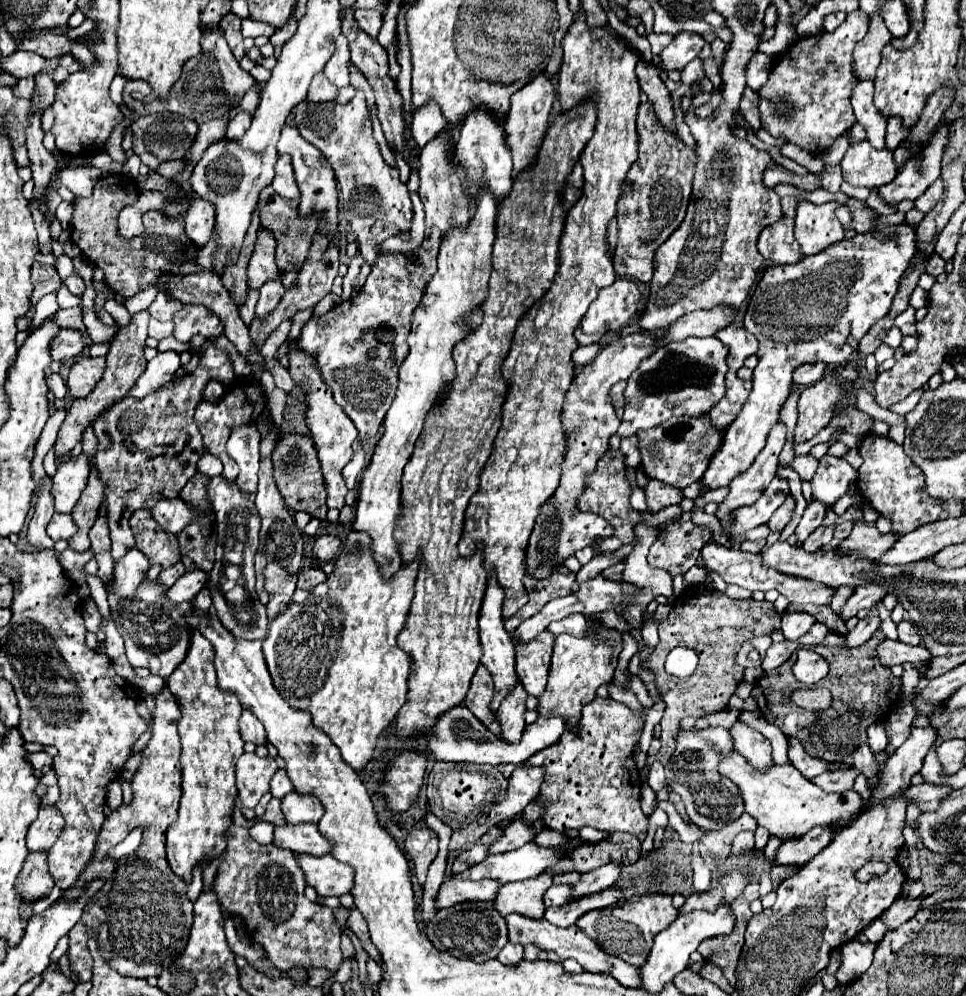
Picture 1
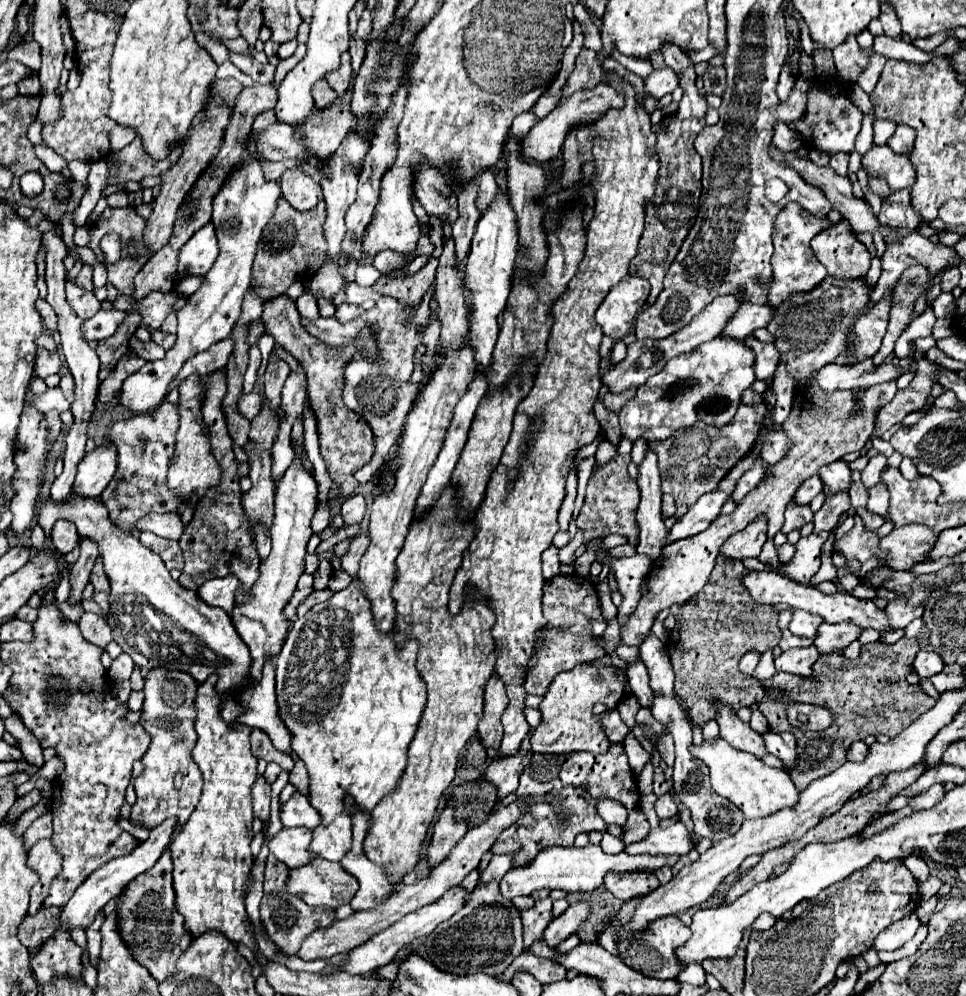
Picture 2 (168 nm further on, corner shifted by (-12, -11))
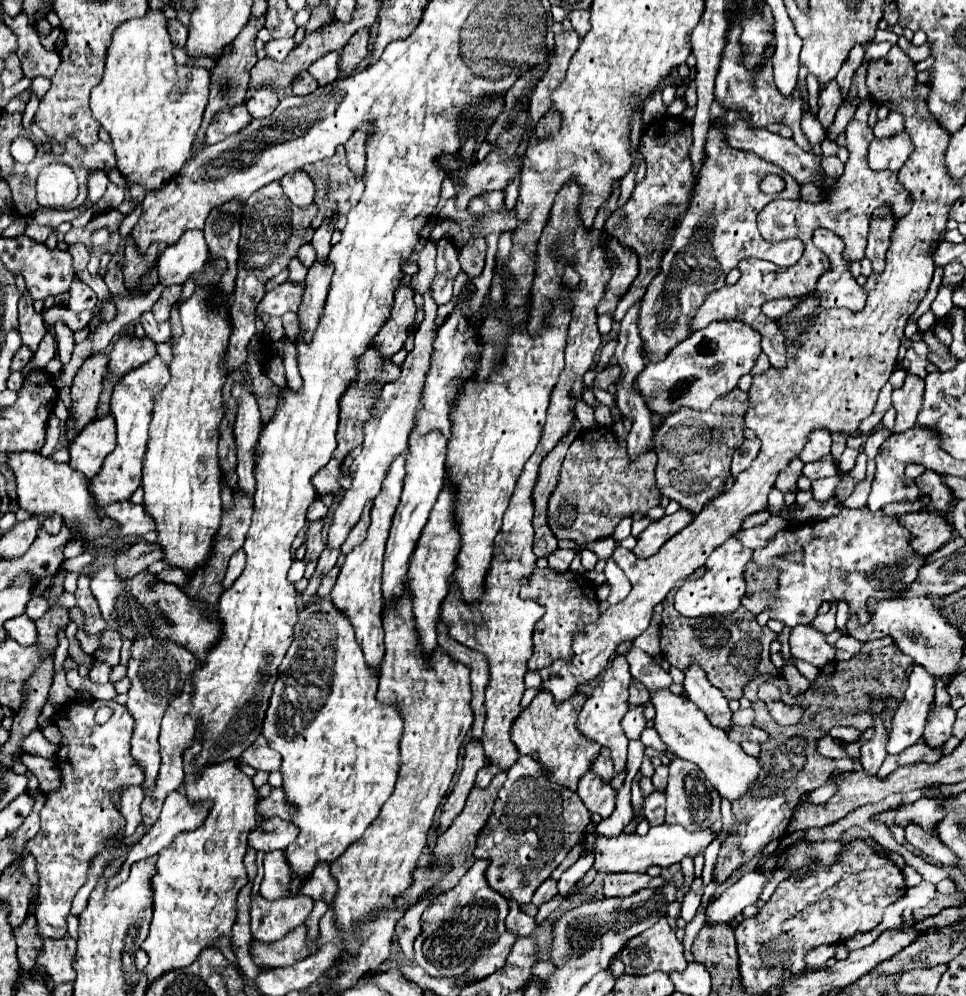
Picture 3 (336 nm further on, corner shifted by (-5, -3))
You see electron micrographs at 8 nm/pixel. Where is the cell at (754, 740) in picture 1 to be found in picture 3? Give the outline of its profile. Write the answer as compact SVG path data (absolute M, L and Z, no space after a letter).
M691 664L689 668L685 668L685 680L683 680L687 698L693 700L697 704L697 708L701 708L707 716L707 720L719 728L729 728L731 726L731 710L727 706L727 700L723 696L723 692L719 688L715 688L705 670L701 670L701 666Z

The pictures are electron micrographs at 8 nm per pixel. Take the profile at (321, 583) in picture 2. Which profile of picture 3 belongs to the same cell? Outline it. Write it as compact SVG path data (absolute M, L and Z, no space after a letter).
M313 520L309 522L307 530L305 530L305 546L307 546L307 552L305 552L305 578L311 578L311 574L315 572L315 566L317 566L317 560L325 548L323 544L323 536L321 536L321 530L323 530L323 522L321 520Z

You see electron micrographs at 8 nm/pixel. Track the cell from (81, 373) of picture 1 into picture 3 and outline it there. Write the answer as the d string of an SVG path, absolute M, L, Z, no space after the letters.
M123 336L115 342L111 354L109 354L109 370L117 376L123 376L125 372L131 372L133 368L139 368L141 364L147 364L155 354L155 342L145 338L133 338Z

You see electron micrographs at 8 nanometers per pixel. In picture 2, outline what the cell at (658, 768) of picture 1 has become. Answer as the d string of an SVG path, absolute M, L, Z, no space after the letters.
M666 792L666 794L662 794L658 800L656 800L656 814L660 816L660 818L670 818L670 816L674 816L676 812L678 812L678 808L676 808L676 804L674 804L674 800L672 800L672 792Z

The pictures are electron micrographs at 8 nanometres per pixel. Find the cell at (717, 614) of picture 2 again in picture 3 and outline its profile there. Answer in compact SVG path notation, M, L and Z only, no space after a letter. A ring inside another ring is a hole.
M671 594L663 600L663 624L661 624L661 650L667 662L679 670L685 670L689 664L699 664L713 686L723 690L727 700L741 700L743 690L753 676L759 674L783 674L769 660L769 644L777 634L767 626L759 626L755 616L743 606L733 614L705 616L705 618L685 618L673 608ZM747 642L751 642L747 646ZM757 642L769 642L767 646L755 646ZM665 644L665 648L663 648Z

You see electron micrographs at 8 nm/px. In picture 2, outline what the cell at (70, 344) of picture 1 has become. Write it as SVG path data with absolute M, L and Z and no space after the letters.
M38 348L36 360L34 360L34 374L40 378L46 378L46 376L58 374L58 372L60 372L60 354L50 352L46 348Z

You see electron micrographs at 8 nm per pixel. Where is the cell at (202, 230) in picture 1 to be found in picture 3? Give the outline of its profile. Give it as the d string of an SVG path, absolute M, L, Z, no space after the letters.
M189 230L181 236L181 240L169 248L165 248L157 260L157 274L163 286L169 284L185 284L193 274L201 272L207 264L209 252L203 238L203 232Z

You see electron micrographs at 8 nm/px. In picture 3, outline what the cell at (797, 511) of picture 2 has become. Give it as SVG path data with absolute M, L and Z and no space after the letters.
M797 458L797 460L791 460L791 462L789 462L789 466L781 470L781 476L777 478L777 482L775 482L775 488L779 488L781 492L789 492L789 490L797 492L797 486L795 486L795 482L797 482L797 478L801 476L801 468L803 468L803 466L805 466L805 464L801 462L801 458Z

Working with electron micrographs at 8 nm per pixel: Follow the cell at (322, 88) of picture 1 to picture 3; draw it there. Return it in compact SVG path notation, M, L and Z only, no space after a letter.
M301 70L301 72L295 76L293 84L291 84L291 92L293 92L295 96L307 96L307 94L311 94L311 92L315 92L315 90L317 90L317 80L313 80L313 76L311 76L307 70Z

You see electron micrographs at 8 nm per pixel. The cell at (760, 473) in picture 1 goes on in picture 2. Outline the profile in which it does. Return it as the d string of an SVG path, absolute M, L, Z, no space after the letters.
M756 516L742 532L732 534L720 548L720 554L742 560L742 558L756 558L762 552L762 546L766 542L766 528L768 528L768 518L766 516Z

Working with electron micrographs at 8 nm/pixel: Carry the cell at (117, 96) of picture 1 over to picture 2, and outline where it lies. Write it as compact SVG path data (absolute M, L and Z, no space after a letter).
M116 125L110 131L110 149L112 152L120 151L126 145L130 144L137 136L134 128Z

